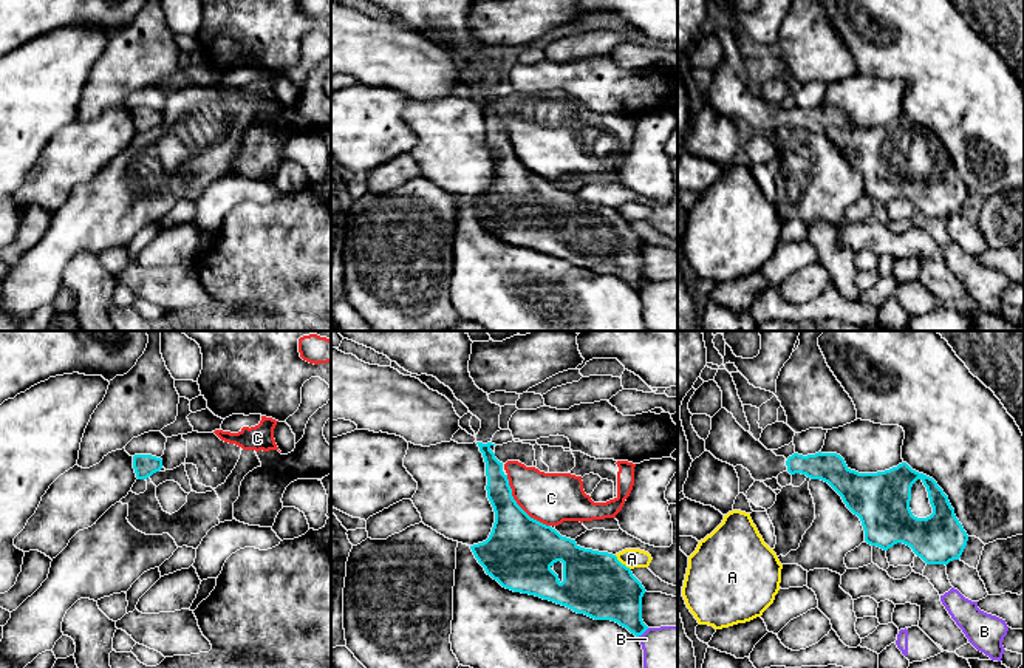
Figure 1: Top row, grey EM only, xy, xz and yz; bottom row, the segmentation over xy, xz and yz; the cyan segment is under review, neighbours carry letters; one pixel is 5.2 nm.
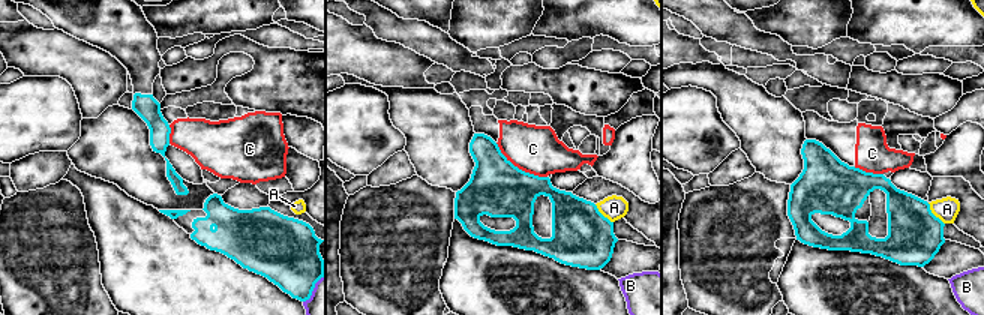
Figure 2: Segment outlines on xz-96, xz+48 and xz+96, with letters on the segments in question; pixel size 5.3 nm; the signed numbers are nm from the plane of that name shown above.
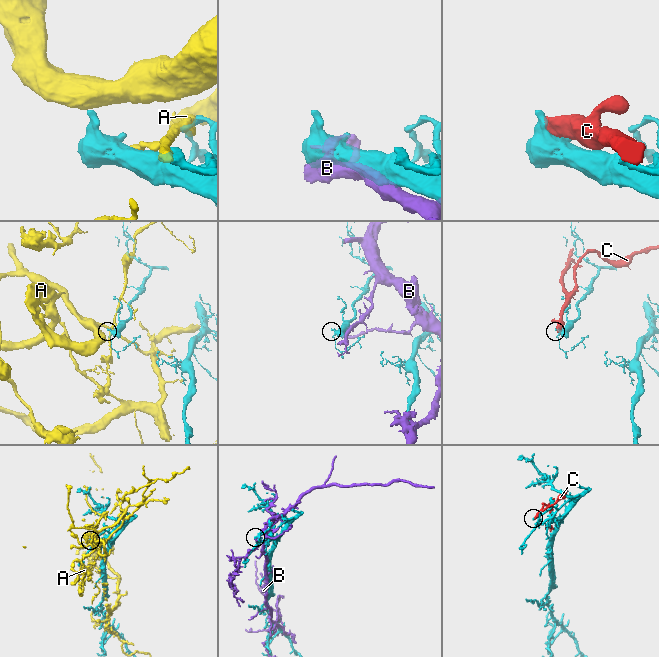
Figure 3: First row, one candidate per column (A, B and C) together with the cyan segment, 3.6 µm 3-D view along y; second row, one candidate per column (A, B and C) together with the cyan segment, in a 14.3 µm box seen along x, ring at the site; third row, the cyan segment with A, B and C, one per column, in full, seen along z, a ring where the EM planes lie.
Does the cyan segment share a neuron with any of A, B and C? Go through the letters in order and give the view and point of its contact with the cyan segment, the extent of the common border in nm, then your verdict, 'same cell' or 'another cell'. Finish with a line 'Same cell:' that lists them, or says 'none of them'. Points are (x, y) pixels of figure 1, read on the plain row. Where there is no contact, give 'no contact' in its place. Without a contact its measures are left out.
A: xz (621, 217) | 120 nm | another cell
B: xz (642, 286) | 80 nm | another cell
C: xz (518, 160) | 360 nm | another cell
Same cell: none of them

